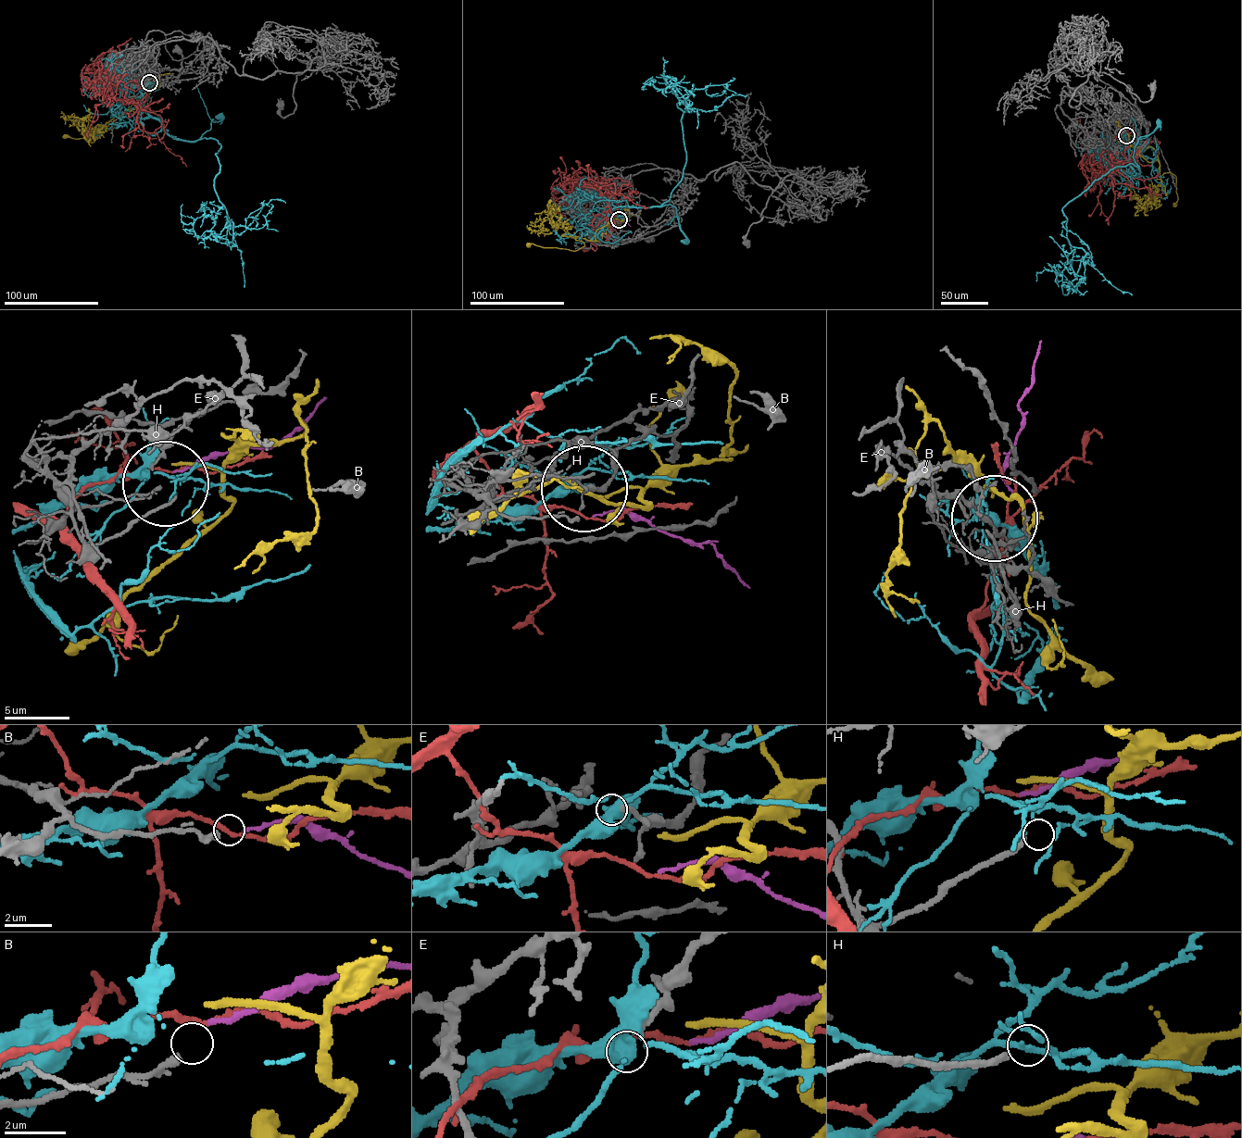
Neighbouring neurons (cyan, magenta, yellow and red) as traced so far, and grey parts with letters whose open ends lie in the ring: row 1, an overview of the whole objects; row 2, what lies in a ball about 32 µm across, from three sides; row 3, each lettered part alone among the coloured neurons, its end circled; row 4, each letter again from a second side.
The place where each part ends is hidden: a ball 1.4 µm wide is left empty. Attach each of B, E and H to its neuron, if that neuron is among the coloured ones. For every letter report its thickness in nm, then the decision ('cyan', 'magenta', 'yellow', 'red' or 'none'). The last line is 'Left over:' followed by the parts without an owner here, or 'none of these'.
B: 260 nm thick; none
E: 240 nm thick; none
H: 240 nm thick; none
Left over: B, E, H

